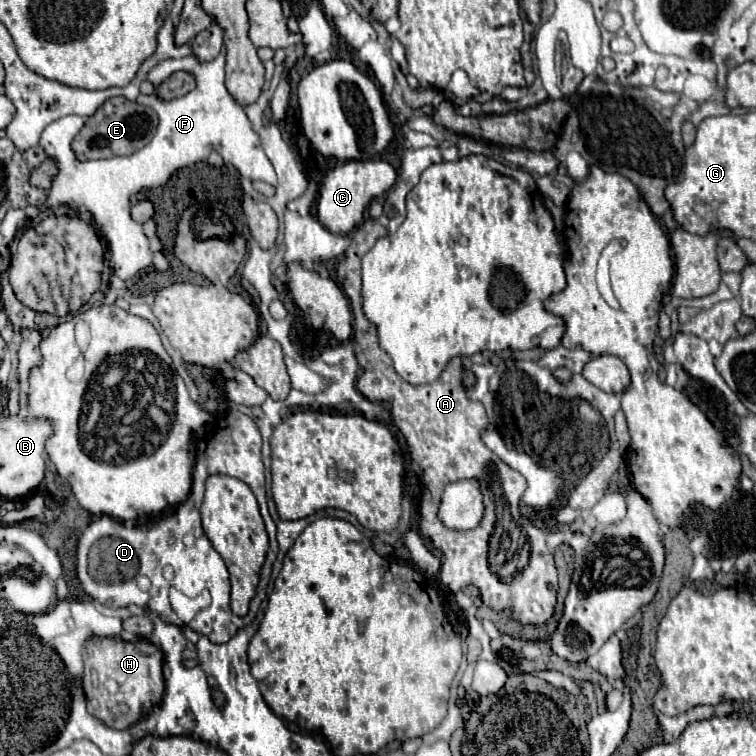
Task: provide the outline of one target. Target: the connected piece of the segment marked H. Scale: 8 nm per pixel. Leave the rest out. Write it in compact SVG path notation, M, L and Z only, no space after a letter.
M90 638L84 654L84 692L88 712L106 726L122 730L136 724L164 696L162 650L146 640L116 642L112 638Z

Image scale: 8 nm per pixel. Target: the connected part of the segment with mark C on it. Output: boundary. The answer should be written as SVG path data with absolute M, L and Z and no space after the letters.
M348 160L328 172L324 186L320 188L318 196L318 220L328 226L334 234L348 234L354 226L362 222L364 208L370 204L372 198L382 196L388 192L396 182L396 170L384 160L370 160L370 162L356 162Z

